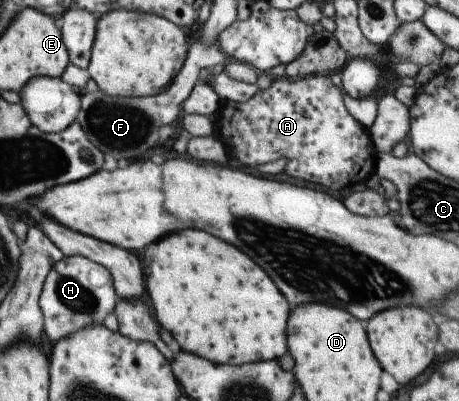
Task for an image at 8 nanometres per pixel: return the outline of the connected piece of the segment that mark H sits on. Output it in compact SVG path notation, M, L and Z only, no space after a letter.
M63 256L51 266L38 295L45 339L57 341L81 327L101 324L105 315L113 311L117 298L111 274L105 267L83 256Z

